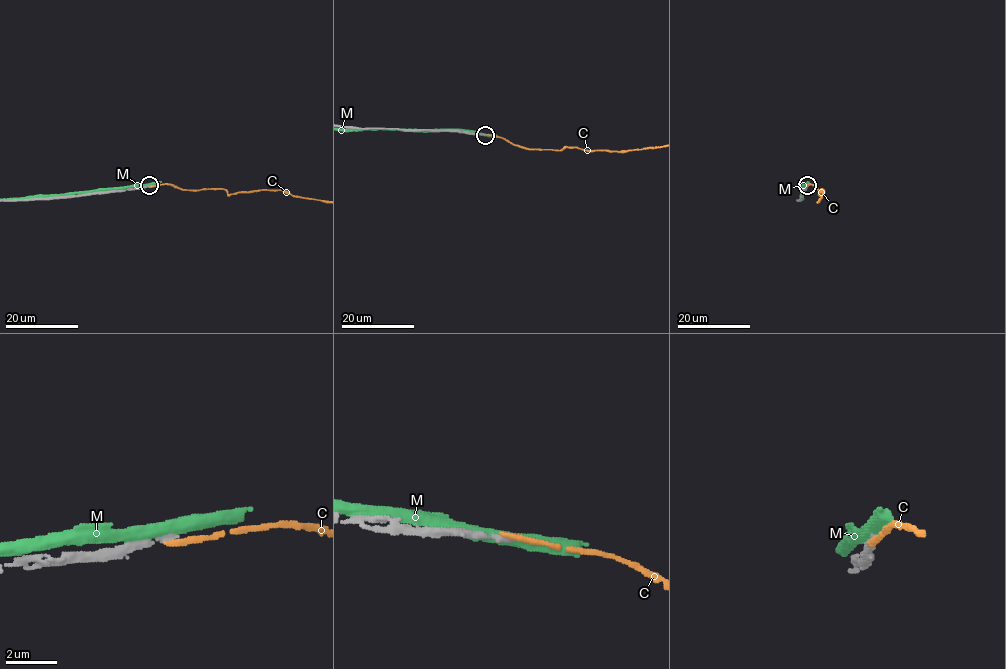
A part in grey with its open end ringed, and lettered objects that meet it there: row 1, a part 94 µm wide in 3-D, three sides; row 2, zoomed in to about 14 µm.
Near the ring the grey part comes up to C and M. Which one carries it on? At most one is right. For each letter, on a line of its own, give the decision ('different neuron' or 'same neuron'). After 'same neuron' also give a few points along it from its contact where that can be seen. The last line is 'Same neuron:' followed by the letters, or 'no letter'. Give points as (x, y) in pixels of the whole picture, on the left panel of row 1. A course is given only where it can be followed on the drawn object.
C: different neuron
M: different neuron
Same neuron: no letter

